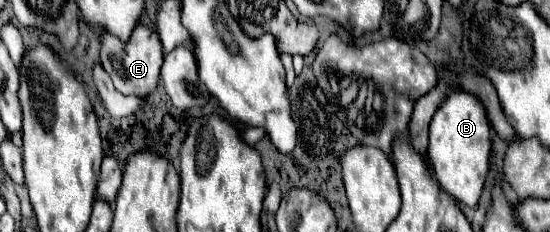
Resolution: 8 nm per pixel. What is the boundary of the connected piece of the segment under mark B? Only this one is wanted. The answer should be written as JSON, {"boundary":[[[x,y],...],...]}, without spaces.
{"boundary":[[[453,92],[445,98],[445,102],[437,108],[431,126],[429,126],[429,148],[427,156],[435,170],[435,178],[439,186],[451,194],[457,202],[475,208],[481,190],[489,172],[489,158],[491,158],[491,134],[493,128],[489,124],[489,116],[481,100],[469,92]]]}

